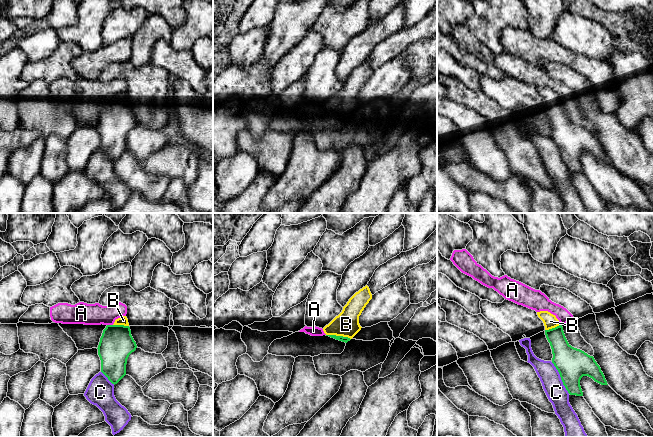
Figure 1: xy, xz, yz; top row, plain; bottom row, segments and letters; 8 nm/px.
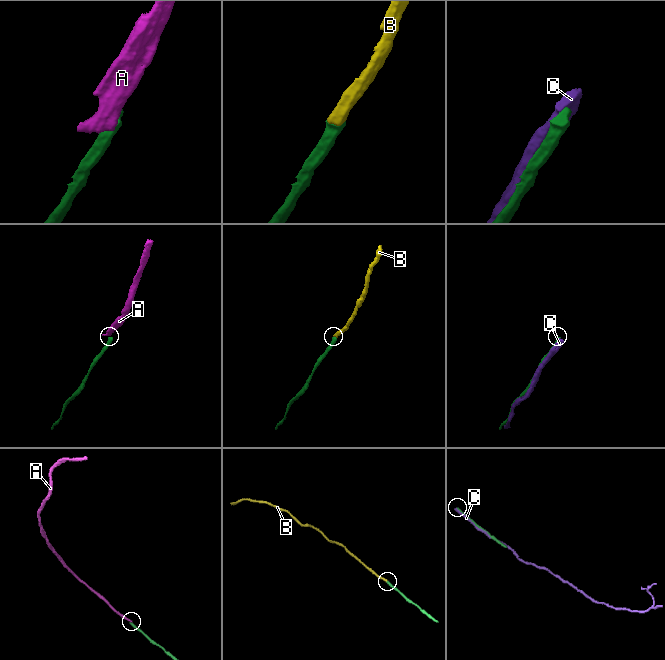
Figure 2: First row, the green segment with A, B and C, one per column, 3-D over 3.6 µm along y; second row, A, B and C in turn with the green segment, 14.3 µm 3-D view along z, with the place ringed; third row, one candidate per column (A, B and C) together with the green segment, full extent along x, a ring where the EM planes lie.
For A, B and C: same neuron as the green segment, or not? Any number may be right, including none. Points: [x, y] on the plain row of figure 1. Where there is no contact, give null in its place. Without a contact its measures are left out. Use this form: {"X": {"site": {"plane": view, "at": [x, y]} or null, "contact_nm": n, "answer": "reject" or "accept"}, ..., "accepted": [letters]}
{"A": {"site": {"plane": "xy", "at": [110, 101]}, "contact_nm": 50, "answer": "reject"}, "B": {"site": {"plane": "xz", "at": [338, 112]}, "contact_nm": 200, "answer": "accept"}, "C": {"site": {"plane": "yz", "at": [561, 154]}, "contact_nm": 300, "answer": "reject"}, "accepted": ["B"]}

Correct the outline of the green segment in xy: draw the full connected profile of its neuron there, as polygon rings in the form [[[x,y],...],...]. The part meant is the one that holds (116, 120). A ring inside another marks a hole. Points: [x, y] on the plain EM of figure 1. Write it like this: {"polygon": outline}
{"polygon": [[[126,92],[103,106],[97,125],[101,148],[112,160],[117,160],[126,151],[127,135],[136,124]]]}

